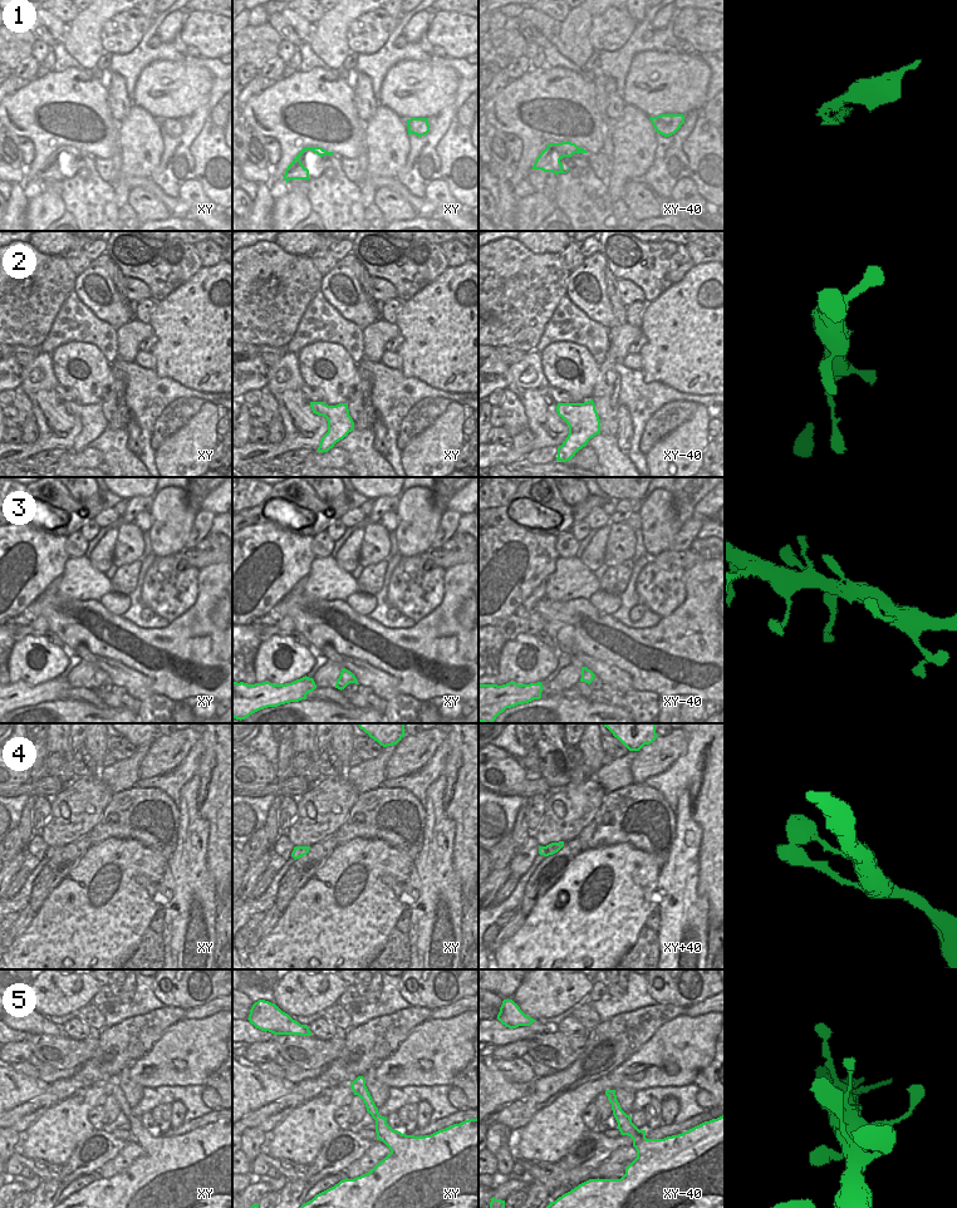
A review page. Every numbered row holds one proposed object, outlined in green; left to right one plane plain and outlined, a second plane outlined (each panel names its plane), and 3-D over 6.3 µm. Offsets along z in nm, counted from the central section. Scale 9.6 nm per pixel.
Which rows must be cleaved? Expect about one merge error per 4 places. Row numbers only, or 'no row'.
1

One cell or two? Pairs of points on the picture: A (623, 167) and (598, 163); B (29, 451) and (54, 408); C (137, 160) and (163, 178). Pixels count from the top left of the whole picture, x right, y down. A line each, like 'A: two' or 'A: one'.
A: two
B: one
C: two

